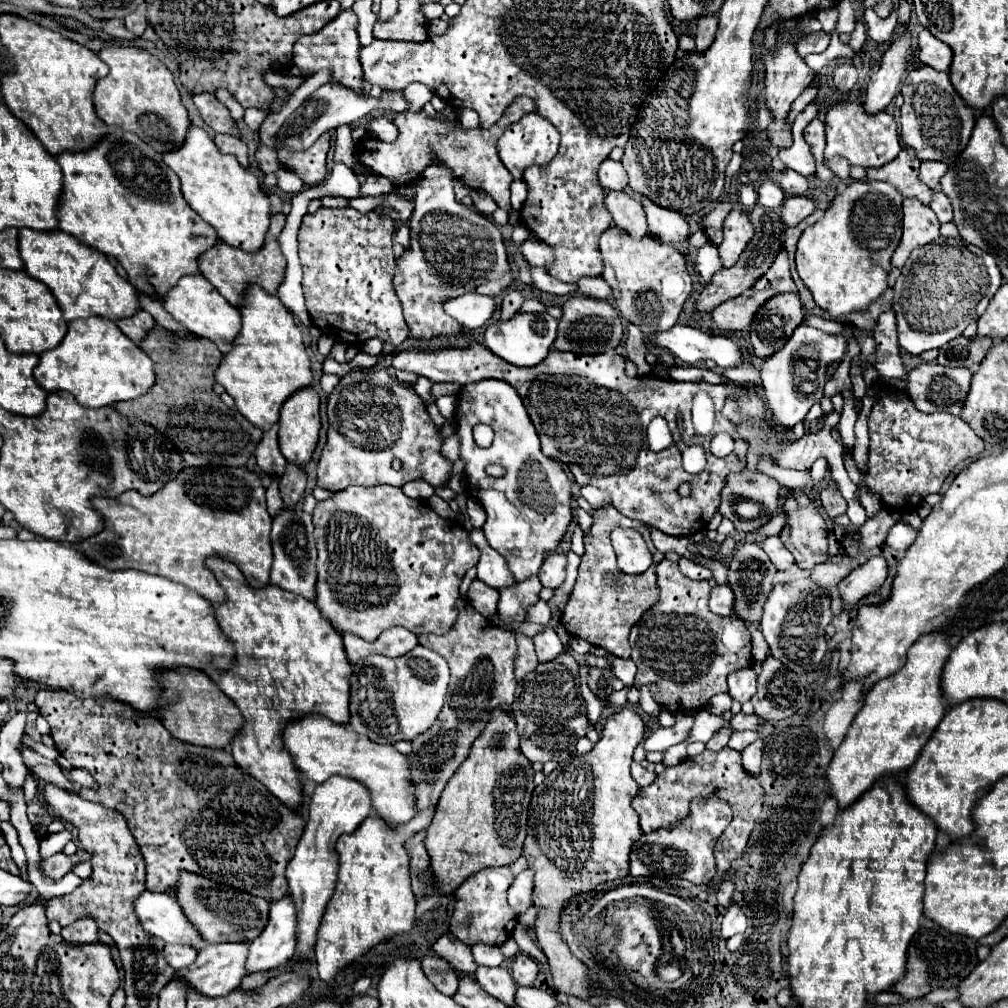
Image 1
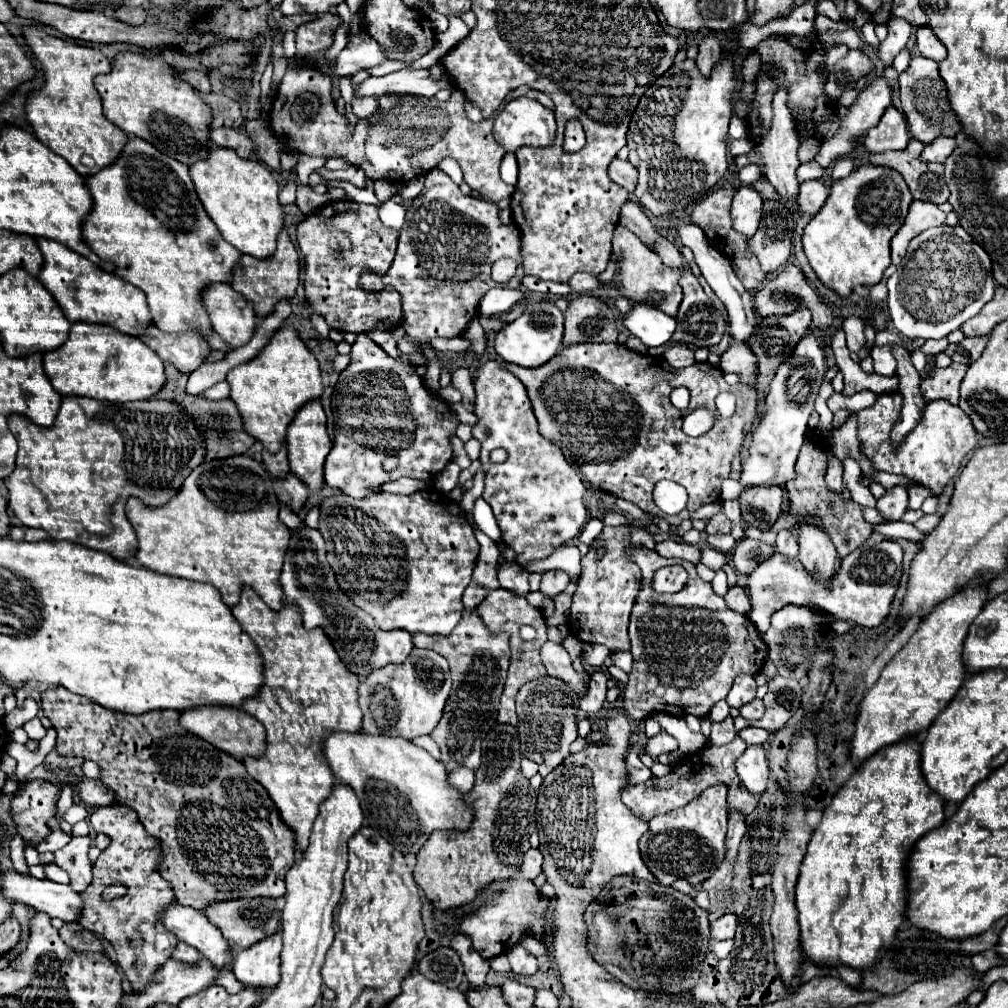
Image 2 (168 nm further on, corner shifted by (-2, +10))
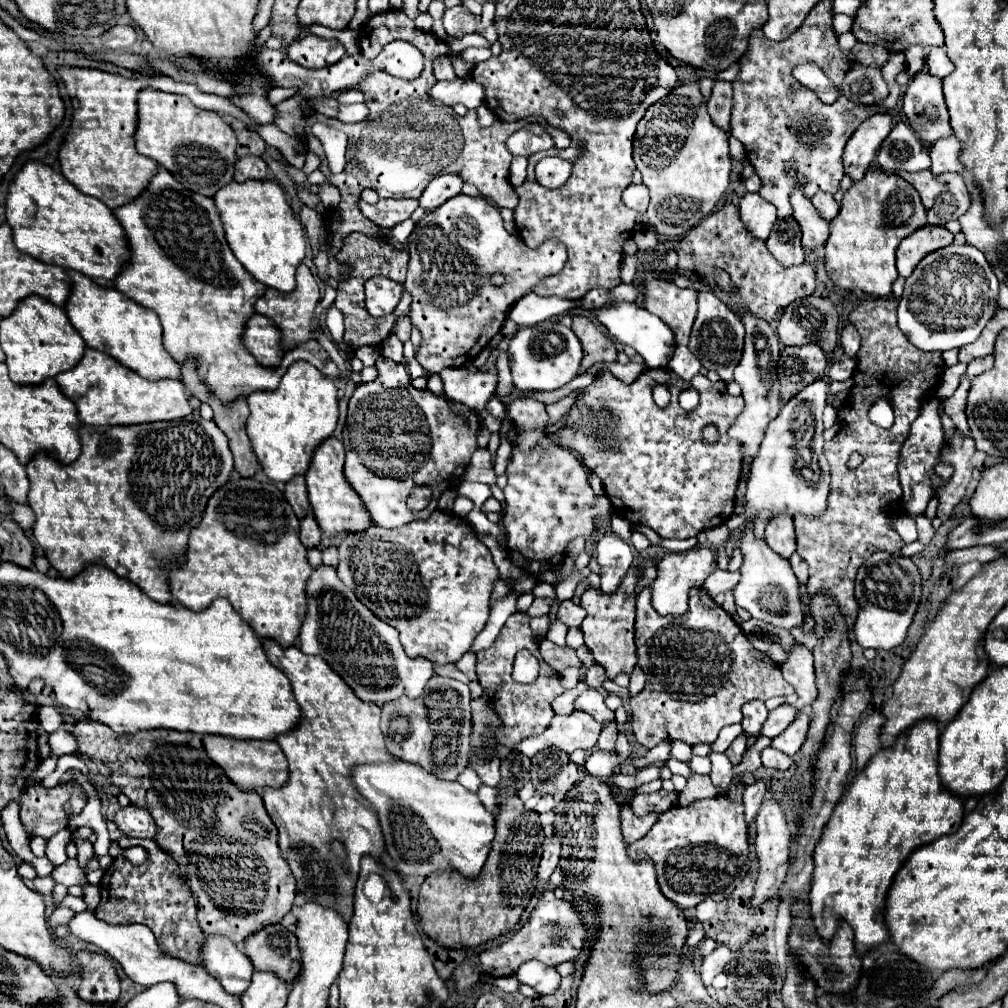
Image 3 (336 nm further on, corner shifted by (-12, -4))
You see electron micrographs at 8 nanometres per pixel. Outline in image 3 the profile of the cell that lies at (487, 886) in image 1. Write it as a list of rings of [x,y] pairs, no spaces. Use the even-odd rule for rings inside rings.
[[[546,892],[542,894],[540,906],[534,910],[532,920],[524,924],[520,932],[514,934],[502,946],[482,952],[480,962],[484,972],[490,976],[512,976],[528,960],[540,960],[546,966],[558,966],[562,962],[574,960],[582,952],[586,938],[588,938],[588,932],[578,910],[574,906],[560,904],[560,900],[556,900],[552,892]]]

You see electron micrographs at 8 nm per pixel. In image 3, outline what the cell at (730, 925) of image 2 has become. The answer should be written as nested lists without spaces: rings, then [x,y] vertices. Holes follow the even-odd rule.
[[[718,946],[712,954],[708,954],[700,964],[700,978],[704,986],[710,986],[712,978],[724,970],[724,966],[730,962],[730,950],[726,946]]]

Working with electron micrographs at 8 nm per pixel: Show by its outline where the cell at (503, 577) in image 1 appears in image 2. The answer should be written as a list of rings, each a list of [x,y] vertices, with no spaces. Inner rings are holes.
[[[504,560],[496,566],[496,572],[498,572],[498,582],[502,588],[514,590],[516,594],[522,594],[522,596],[526,596],[530,592],[528,572],[520,564]]]

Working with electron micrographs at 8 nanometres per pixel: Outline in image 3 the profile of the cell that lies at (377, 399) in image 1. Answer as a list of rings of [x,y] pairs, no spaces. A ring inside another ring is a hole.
[[[380,356],[376,360],[376,368],[380,372],[378,378],[374,382],[360,384],[348,404],[348,418],[342,430],[342,442],[346,448],[344,474],[350,486],[360,494],[372,520],[382,528],[398,528],[410,524],[412,520],[426,520],[428,512],[432,514],[436,510],[440,494],[448,488],[458,486],[458,480],[464,476],[464,470],[470,464],[474,450],[478,448],[476,436],[480,432],[480,420],[474,410],[450,400],[448,396],[432,394],[428,388],[416,390],[410,384],[406,366]],[[416,484],[428,484],[434,490],[428,512],[408,512],[406,498]]]

